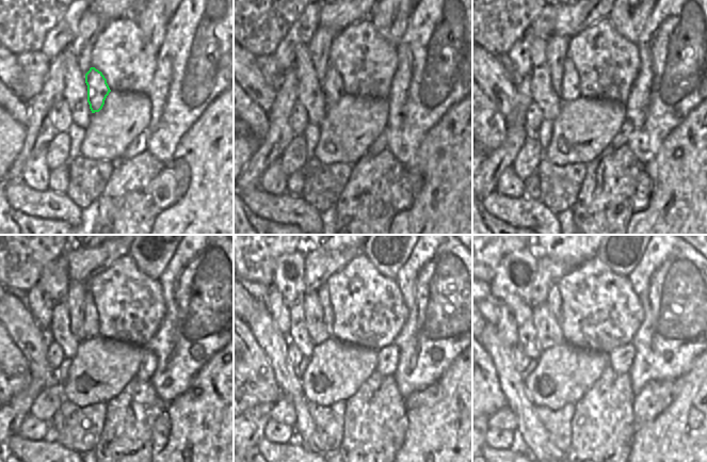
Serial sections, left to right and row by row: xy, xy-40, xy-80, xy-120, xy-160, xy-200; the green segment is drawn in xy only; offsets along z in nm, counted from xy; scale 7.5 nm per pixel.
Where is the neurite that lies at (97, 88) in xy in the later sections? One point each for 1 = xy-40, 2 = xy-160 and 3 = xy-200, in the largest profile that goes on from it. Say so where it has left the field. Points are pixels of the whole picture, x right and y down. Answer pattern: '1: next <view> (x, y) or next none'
1: next xy-40 (333, 85)
2: next xy-160 (327, 316)
3: next xy-200 (553, 300)

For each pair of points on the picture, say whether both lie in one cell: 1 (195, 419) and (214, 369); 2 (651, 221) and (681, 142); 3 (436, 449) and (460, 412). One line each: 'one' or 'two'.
1: one
2: one
3: one

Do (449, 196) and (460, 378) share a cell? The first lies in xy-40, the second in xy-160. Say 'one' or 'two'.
one

